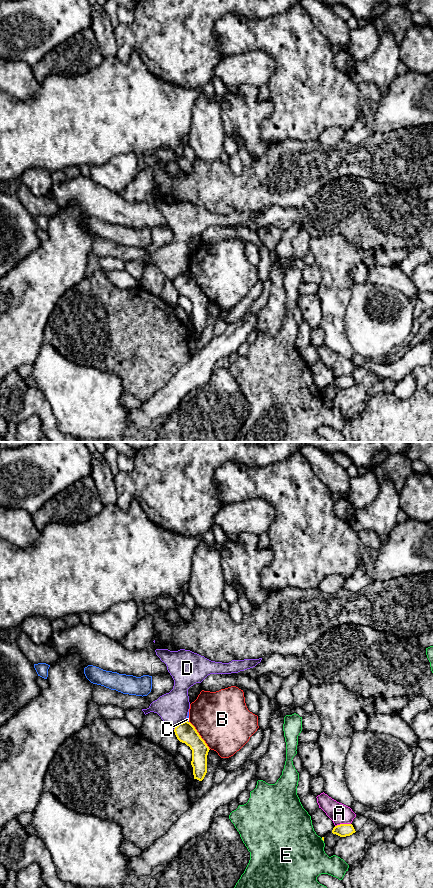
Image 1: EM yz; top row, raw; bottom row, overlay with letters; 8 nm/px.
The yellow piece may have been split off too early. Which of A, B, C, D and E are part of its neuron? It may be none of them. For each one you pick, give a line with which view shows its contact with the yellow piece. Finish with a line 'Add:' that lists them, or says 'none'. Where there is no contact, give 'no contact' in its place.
Add: none

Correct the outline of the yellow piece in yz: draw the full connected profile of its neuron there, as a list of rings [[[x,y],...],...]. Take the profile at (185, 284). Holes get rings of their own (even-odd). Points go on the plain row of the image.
[[[188,273],[179,275],[174,281],[177,291],[192,302],[194,331],[202,333],[207,325],[207,307],[209,299],[201,290],[195,279]]]

